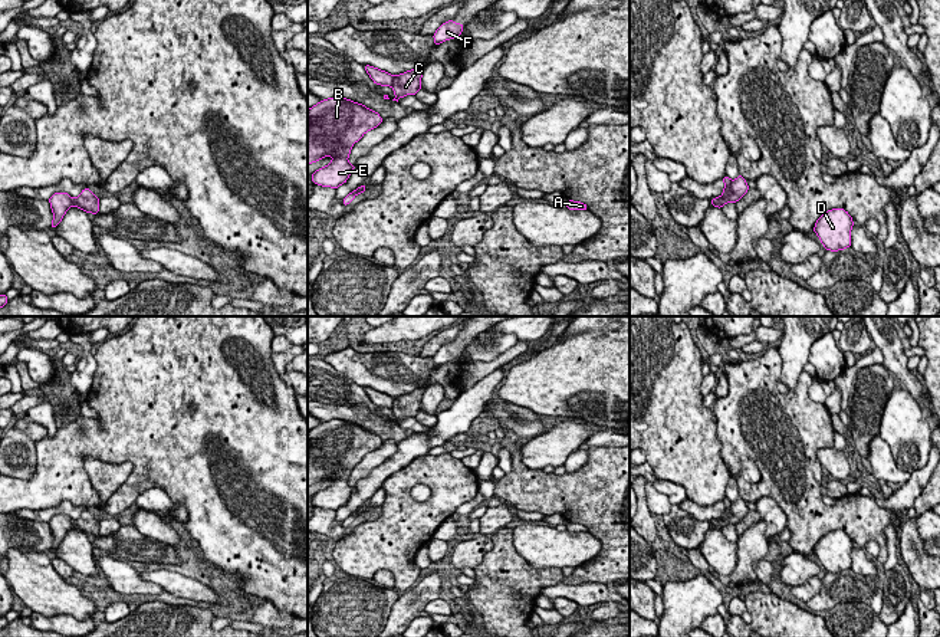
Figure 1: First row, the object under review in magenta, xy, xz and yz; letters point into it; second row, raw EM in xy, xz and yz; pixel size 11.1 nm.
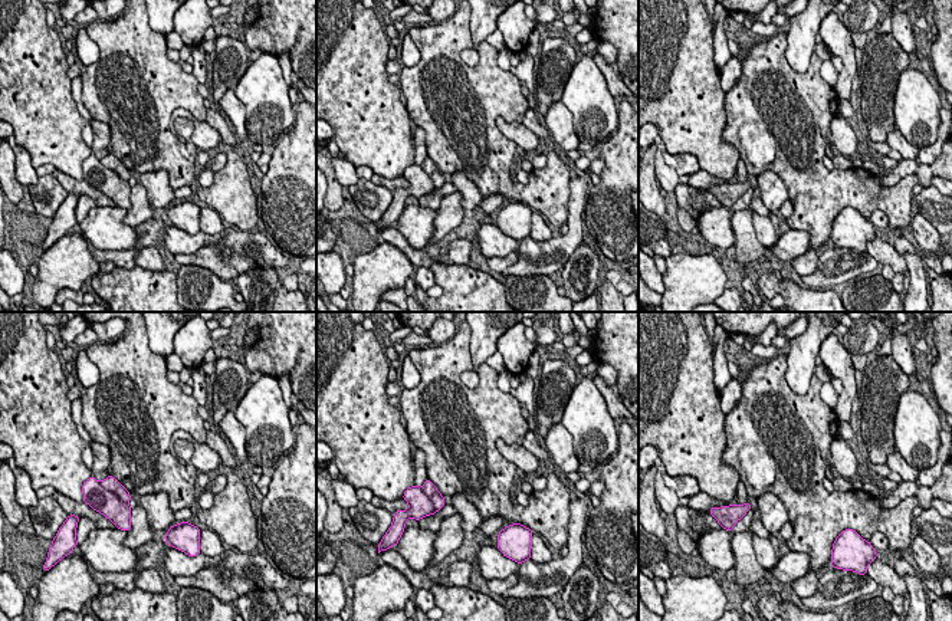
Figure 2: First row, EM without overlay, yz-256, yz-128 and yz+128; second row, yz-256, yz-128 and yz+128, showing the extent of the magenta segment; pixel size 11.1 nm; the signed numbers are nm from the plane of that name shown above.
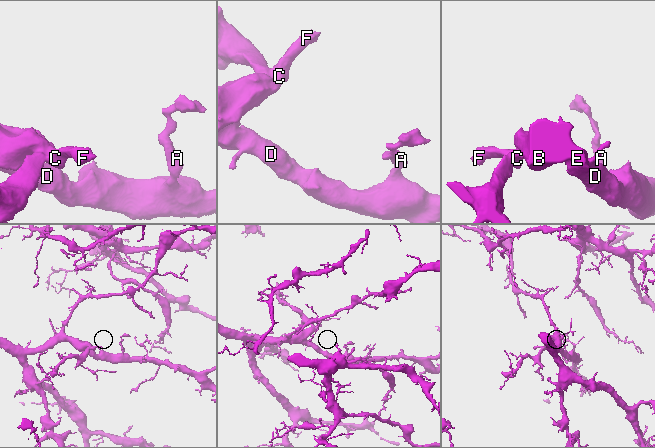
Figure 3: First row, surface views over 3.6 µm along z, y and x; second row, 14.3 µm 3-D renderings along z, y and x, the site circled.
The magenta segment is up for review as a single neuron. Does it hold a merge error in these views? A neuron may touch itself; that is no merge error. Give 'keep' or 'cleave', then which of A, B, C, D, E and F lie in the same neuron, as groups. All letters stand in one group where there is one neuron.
cleave | A B D E / C F

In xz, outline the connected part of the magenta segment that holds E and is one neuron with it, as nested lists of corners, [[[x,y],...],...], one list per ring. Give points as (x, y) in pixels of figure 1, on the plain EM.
[[[345,420],[323,421],[308,431],[308,486],[326,477],[332,485],[312,496],[313,506],[338,510],[355,487],[348,485],[352,467],[382,444],[378,434]]]

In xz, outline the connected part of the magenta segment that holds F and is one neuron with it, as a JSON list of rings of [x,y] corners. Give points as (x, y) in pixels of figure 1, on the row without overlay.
[[[454,342],[443,345],[433,357],[436,368],[448,361],[461,358],[463,349],[464,347],[456,345]]]

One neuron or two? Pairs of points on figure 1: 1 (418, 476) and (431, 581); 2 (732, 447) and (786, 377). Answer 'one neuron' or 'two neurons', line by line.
1: two neurons
2: two neurons

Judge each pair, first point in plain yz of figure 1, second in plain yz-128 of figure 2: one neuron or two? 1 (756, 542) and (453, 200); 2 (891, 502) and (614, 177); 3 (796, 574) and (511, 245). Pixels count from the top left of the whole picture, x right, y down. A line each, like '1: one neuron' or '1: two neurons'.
1: one neuron
2: two neurons
3: one neuron

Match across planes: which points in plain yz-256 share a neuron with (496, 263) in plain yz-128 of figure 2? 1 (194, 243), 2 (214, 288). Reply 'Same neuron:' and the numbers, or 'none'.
Same neuron: none

